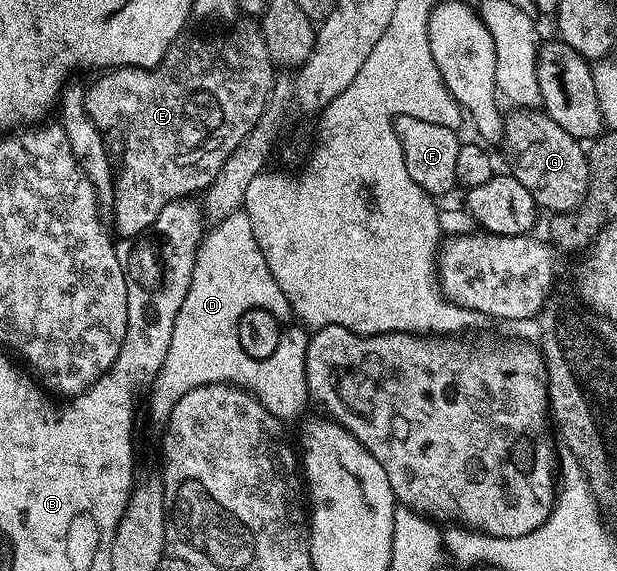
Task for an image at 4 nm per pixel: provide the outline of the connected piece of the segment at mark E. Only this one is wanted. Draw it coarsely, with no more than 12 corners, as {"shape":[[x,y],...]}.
{"shape":[[256,24],[117,67],[85,109],[123,134],[119,239],[206,191],[265,109]]}

